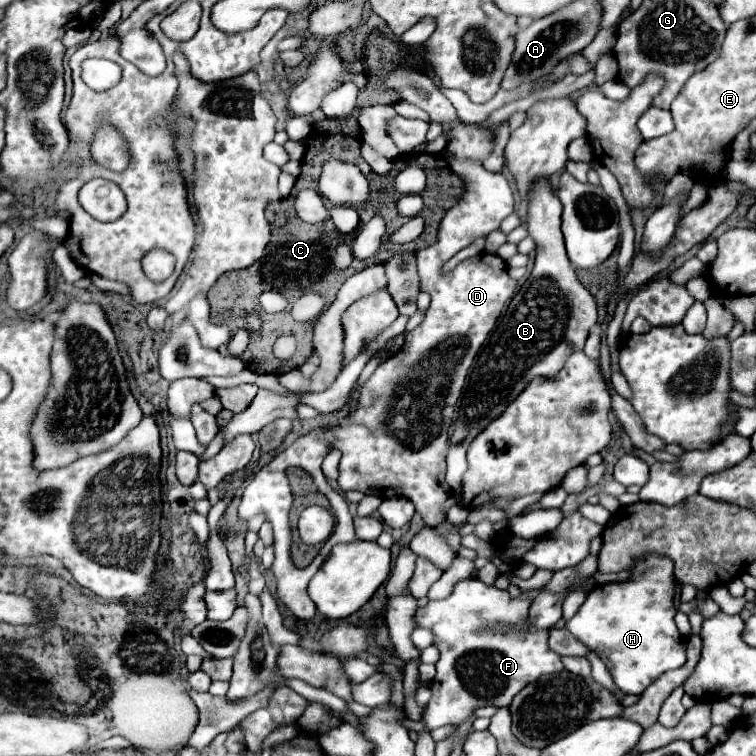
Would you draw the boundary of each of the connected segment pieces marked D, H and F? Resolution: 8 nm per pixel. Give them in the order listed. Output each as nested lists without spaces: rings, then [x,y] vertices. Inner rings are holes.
[[[455,157],[447,159],[451,163],[451,169],[461,175],[465,179],[465,195],[459,201],[459,205],[451,207],[445,217],[443,217],[438,230],[437,241],[417,251],[417,275],[419,275],[419,289],[429,293],[431,297],[431,305],[427,309],[425,321],[415,327],[411,333],[405,335],[405,343],[399,349],[399,353],[391,355],[389,359],[385,359],[375,373],[365,381],[361,393],[359,393],[359,401],[357,401],[357,409],[349,415],[343,417],[343,421],[335,427],[317,427],[313,431],[309,431],[307,435],[299,437],[291,447],[287,447],[285,451],[281,451],[269,465],[267,465],[267,497],[269,497],[269,521],[273,525],[273,533],[275,533],[275,563],[273,563],[273,573],[277,577],[277,595],[279,600],[285,603],[286,608],[299,619],[311,619],[317,609],[315,603],[311,601],[311,597],[307,595],[307,583],[311,581],[311,577],[317,571],[317,565],[321,565],[329,551],[337,545],[337,543],[349,543],[355,541],[355,531],[353,531],[353,517],[349,513],[347,501],[341,499],[341,495],[329,487],[325,475],[321,473],[321,461],[325,459],[325,455],[329,453],[329,449],[339,449],[341,451],[341,465],[339,465],[339,487],[343,491],[355,489],[361,491],[365,495],[385,495],[387,491],[401,497],[407,497],[415,509],[423,515],[425,525],[429,527],[437,527],[441,521],[445,521],[443,513],[441,513],[441,505],[445,503],[447,497],[451,497],[449,485],[445,481],[445,457],[447,457],[447,429],[453,421],[453,413],[455,407],[461,399],[463,393],[463,385],[465,385],[465,377],[469,373],[469,367],[475,359],[475,355],[486,344],[489,334],[495,329],[498,319],[503,313],[509,299],[515,294],[515,281],[509,277],[507,273],[507,265],[499,255],[493,253],[483,253],[471,259],[461,261],[453,273],[449,273],[447,277],[441,275],[441,269],[451,259],[457,251],[465,249],[467,245],[471,245],[475,239],[479,237],[487,237],[491,231],[499,229],[499,223],[513,213],[513,193],[511,187],[507,183],[507,179],[503,177],[503,173],[491,173],[487,169],[483,169],[483,165],[479,161],[459,161]],[[297,465],[301,469],[305,469],[307,473],[311,473],[315,485],[319,485],[319,491],[325,493],[325,497],[329,499],[331,507],[333,507],[333,515],[337,517],[335,521],[335,529],[333,529],[333,543],[327,541],[323,545],[323,551],[319,557],[313,559],[313,563],[305,569],[297,569],[291,561],[291,527],[289,520],[289,511],[293,502],[293,494],[289,485],[285,469]]]
[[[649,555],[637,563],[627,581],[611,581],[589,591],[575,617],[567,621],[567,629],[607,665],[623,693],[641,695],[665,671],[679,669],[687,661],[687,639],[675,625],[675,613],[673,563],[667,557]]]
[[[471,577],[457,581],[447,599],[429,601],[427,607],[417,609],[417,625],[435,633],[435,645],[441,651],[437,675],[431,681],[433,697],[423,711],[423,723],[429,731],[441,725],[461,725],[479,707],[507,707],[511,699],[531,681],[537,681],[541,675],[563,671],[561,657],[547,645],[547,631],[479,631],[491,621],[505,621],[515,627],[523,625],[535,593],[539,593],[539,589],[525,591],[513,599],[507,591]]]

